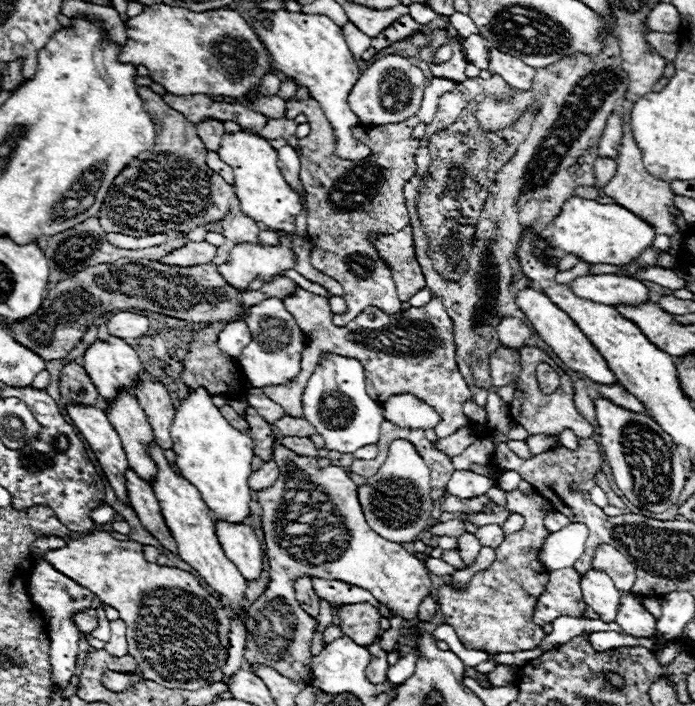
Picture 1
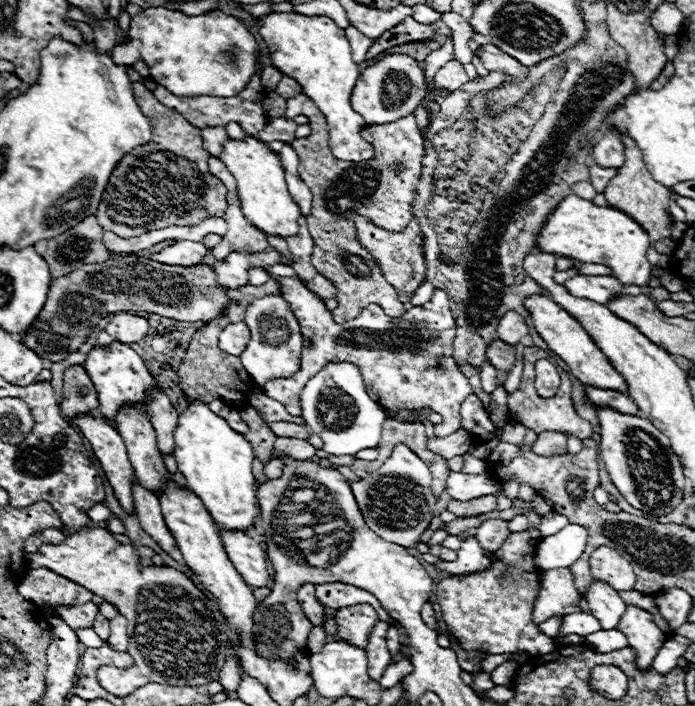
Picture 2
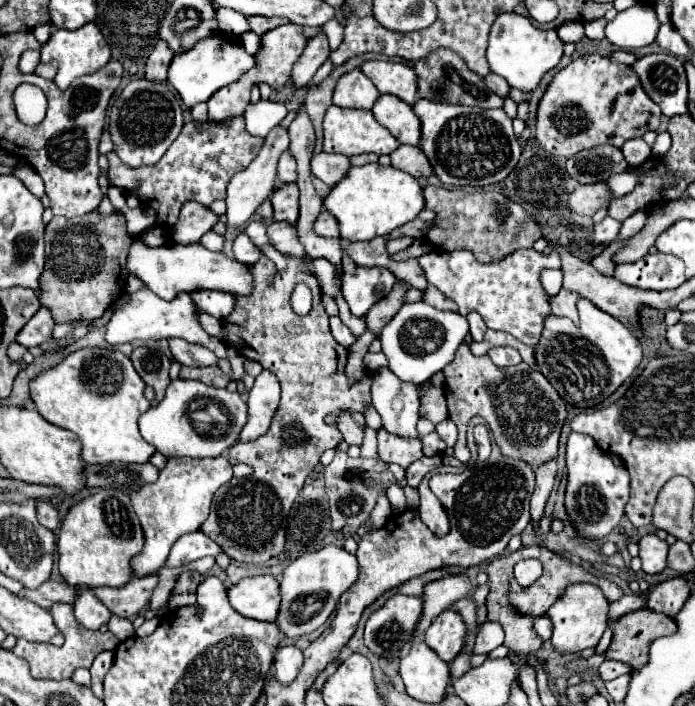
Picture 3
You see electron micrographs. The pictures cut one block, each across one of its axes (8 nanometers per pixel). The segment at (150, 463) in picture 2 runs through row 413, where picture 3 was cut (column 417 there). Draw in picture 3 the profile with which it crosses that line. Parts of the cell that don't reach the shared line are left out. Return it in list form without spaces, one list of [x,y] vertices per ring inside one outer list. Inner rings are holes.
[[[380,94],[372,106],[374,118],[390,130],[390,134],[402,142],[418,146],[420,140],[420,120],[412,106],[392,94]]]

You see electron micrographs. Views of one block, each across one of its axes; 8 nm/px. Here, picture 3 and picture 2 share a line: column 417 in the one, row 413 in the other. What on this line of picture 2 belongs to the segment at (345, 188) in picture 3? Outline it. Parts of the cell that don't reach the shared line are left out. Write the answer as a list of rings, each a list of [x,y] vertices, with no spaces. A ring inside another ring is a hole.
[[[194,400],[178,414],[174,428],[174,456],[178,470],[184,474],[188,486],[196,490],[206,510],[212,514],[216,528],[246,530],[258,514],[256,484],[252,476],[252,444],[246,436],[228,426],[224,418],[214,414],[204,402]]]

